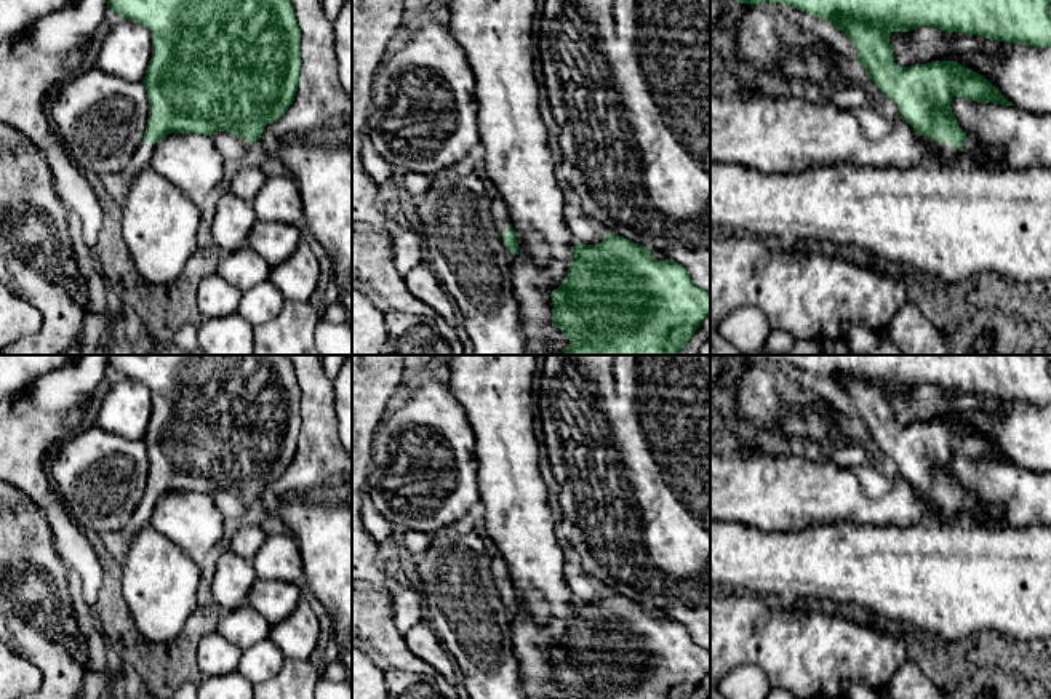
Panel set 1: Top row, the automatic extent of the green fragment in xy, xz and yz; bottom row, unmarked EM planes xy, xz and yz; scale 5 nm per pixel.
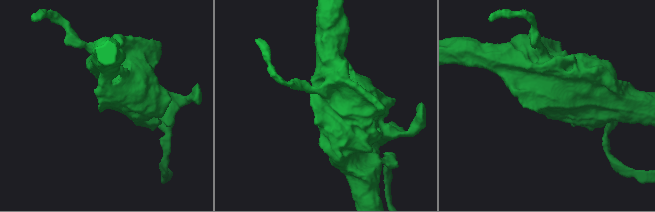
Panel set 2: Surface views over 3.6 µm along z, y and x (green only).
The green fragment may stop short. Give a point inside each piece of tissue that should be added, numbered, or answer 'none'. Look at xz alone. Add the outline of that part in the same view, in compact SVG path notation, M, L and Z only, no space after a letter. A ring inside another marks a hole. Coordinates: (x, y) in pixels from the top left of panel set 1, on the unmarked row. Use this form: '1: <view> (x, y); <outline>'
1: xz (501, 578); M494 560L491 563L491 573L499 592L502 593L507 584L510 582L509 573L504 569L499 560Z

